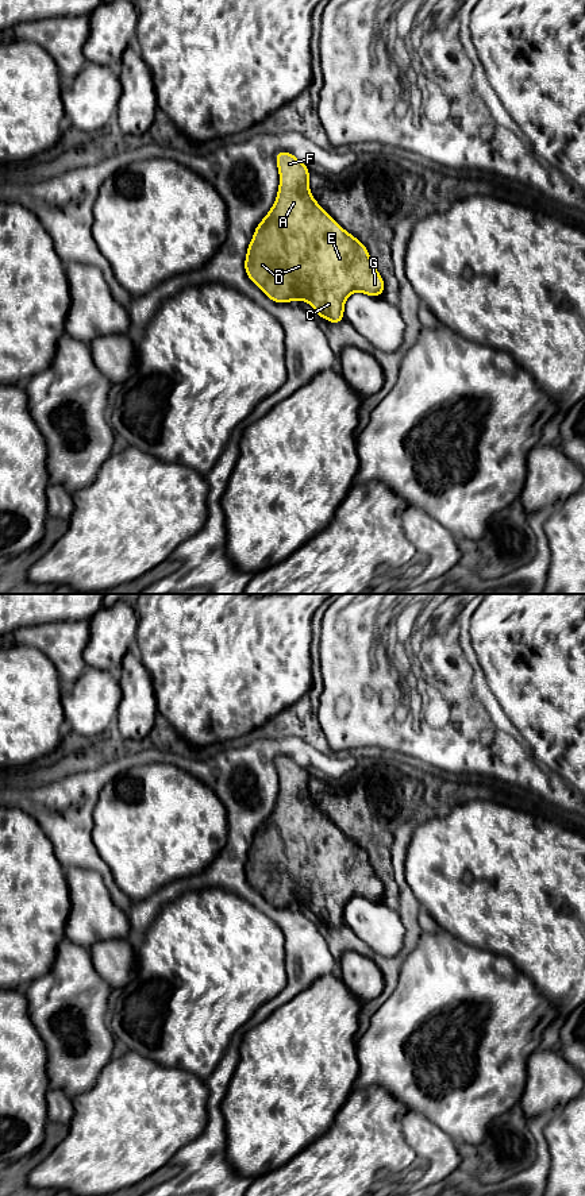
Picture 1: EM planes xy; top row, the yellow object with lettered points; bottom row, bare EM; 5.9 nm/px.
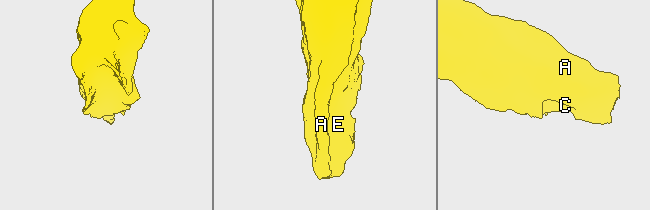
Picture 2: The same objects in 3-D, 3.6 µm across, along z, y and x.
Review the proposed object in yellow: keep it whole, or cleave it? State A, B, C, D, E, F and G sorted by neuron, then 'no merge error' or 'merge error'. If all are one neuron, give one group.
groups A B C D E F G; no merge error

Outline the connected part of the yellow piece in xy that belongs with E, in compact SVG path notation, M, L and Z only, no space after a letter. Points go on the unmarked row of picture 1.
M288 756L277 757L274 764L280 792L273 813L257 830L247 852L246 879L272 906L304 904L317 921L340 927L345 925L345 906L351 898L381 902L385 887L367 853L315 806L308 791L309 773Z

